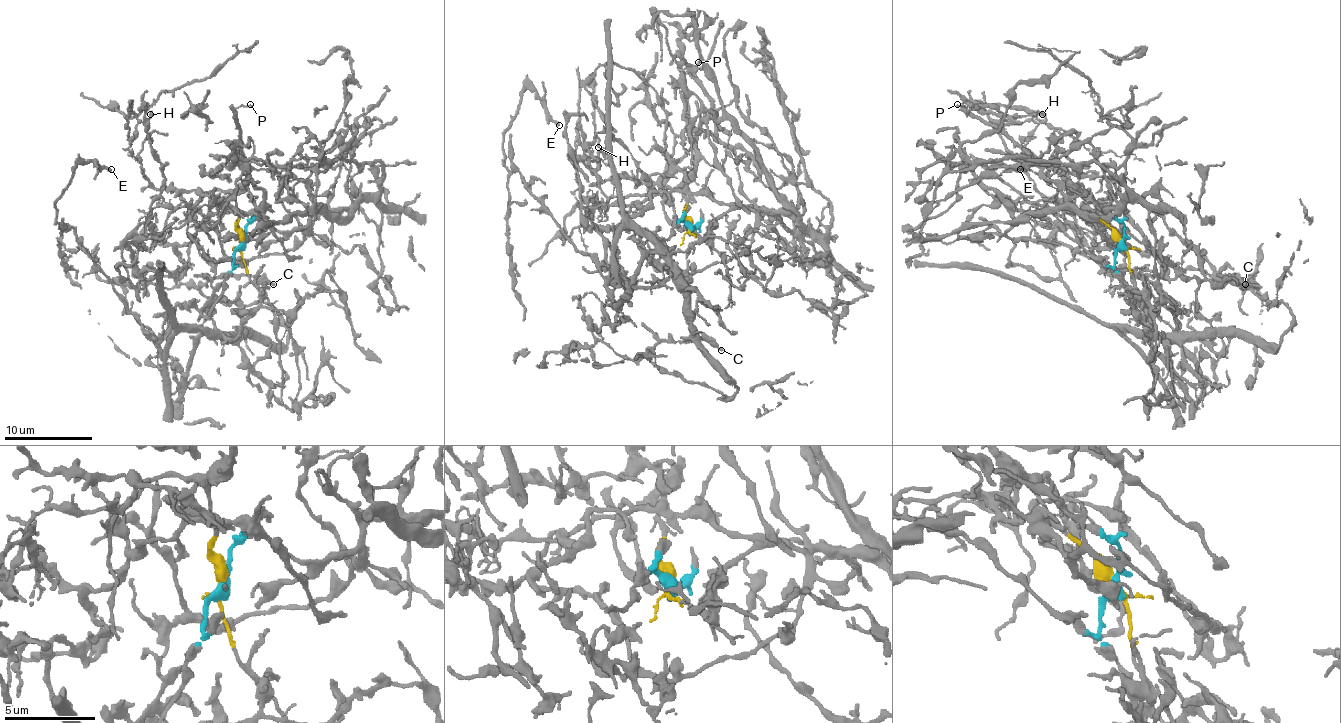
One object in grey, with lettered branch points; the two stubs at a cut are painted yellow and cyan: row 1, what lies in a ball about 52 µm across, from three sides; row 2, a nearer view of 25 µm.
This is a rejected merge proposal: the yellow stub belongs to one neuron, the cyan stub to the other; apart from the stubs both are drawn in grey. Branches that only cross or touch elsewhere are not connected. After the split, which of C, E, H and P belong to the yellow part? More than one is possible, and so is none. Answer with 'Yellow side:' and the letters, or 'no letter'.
Yellow side: P

